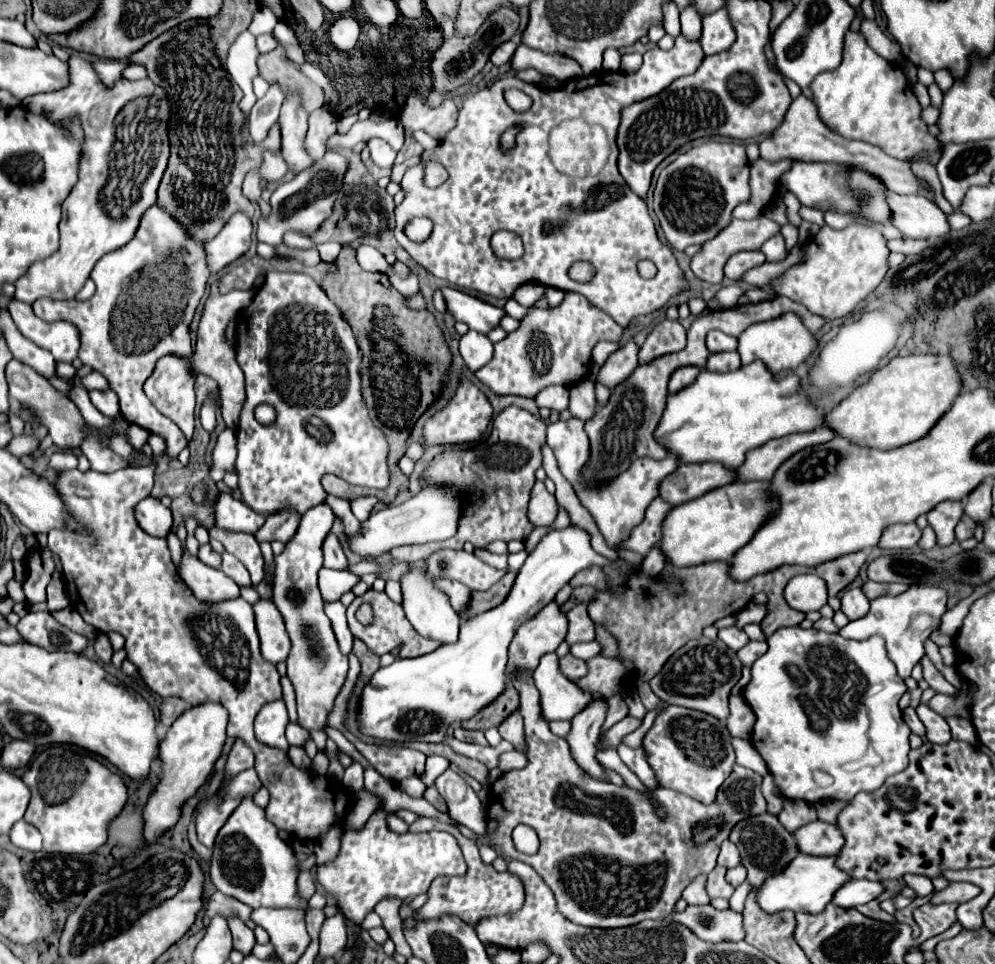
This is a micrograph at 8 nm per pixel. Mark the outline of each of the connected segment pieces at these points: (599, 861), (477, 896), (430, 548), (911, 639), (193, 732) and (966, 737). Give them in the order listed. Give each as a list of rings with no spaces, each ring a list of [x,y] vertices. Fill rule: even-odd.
[[[520,671],[512,677],[512,687],[520,693],[520,713],[524,717],[524,731],[526,731],[526,743],[528,743],[528,763],[522,769],[506,771],[502,777],[498,777],[490,789],[488,789],[488,801],[486,811],[488,819],[496,819],[498,827],[494,831],[486,831],[484,835],[478,835],[478,845],[492,847],[500,857],[518,859],[522,863],[528,863],[552,889],[558,901],[558,911],[568,917],[570,921],[584,925],[584,927],[602,927],[602,929],[614,929],[614,927],[628,927],[636,925],[644,919],[664,919],[674,913],[674,905],[680,899],[684,887],[700,873],[710,873],[716,867],[716,857],[720,851],[720,843],[728,839],[732,827],[748,819],[752,815],[766,813],[766,799],[762,795],[762,775],[754,773],[748,767],[734,765],[732,775],[724,781],[724,785],[718,791],[718,797],[714,803],[704,805],[680,791],[674,789],[656,789],[652,795],[664,805],[668,817],[662,821],[656,817],[652,803],[646,795],[628,789],[628,787],[616,787],[612,783],[596,783],[596,779],[588,779],[574,759],[570,759],[568,743],[562,737],[556,737],[548,729],[548,721],[542,717],[540,709],[540,695],[534,687],[532,673]],[[516,825],[528,825],[528,827],[540,827],[534,829],[540,837],[540,849],[536,855],[522,855],[512,845],[512,829]]]
[[[420,815],[410,825],[410,831],[412,833],[432,831],[432,829],[446,831],[446,833],[450,833],[450,835],[456,837],[468,869],[466,869],[466,873],[462,877],[438,877],[434,879],[430,885],[430,891],[428,891],[430,899],[428,899],[428,903],[422,909],[418,909],[418,917],[428,919],[428,917],[440,917],[440,915],[446,915],[448,913],[448,915],[462,917],[470,925],[476,925],[484,917],[492,917],[492,915],[498,915],[498,913],[518,911],[518,907],[524,903],[524,889],[522,889],[524,885],[512,873],[508,873],[508,871],[506,873],[498,873],[492,865],[490,867],[484,865],[482,859],[480,859],[480,853],[478,853],[476,843],[472,843],[472,839],[464,837],[456,827],[452,827],[448,823],[442,823],[438,819]]]
[[[506,407],[492,421],[490,437],[470,449],[446,449],[432,459],[428,469],[420,477],[422,487],[456,487],[458,491],[480,491],[482,499],[478,503],[468,503],[458,519],[458,531],[452,539],[442,543],[426,543],[416,547],[396,549],[390,555],[406,563],[426,559],[438,549],[462,549],[466,541],[474,547],[484,547],[490,541],[524,541],[528,539],[532,525],[526,517],[530,489],[536,481],[534,473],[542,465],[540,447],[544,445],[546,423],[540,417],[534,417],[526,409]]]
[[[912,585],[908,591],[904,591],[896,597],[884,595],[884,597],[874,599],[870,603],[870,611],[864,617],[860,617],[856,621],[850,621],[838,633],[844,639],[854,639],[854,641],[864,641],[872,635],[880,635],[886,641],[886,651],[888,651],[890,659],[894,661],[894,665],[898,669],[898,675],[902,679],[906,679],[906,677],[910,677],[912,667],[924,655],[924,641],[940,625],[940,619],[946,613],[946,601],[948,601],[948,595],[942,587]]]
[[[208,701],[186,709],[184,715],[180,715],[168,729],[164,741],[160,743],[162,777],[144,809],[144,819],[148,819],[148,843],[156,843],[164,831],[176,825],[180,817],[180,805],[190,799],[200,785],[206,783],[216,759],[222,753],[226,741],[226,725],[228,711],[224,711],[220,703]]]
[[[949,717],[947,723],[951,729],[952,739],[976,743],[976,730],[969,720],[961,717]]]

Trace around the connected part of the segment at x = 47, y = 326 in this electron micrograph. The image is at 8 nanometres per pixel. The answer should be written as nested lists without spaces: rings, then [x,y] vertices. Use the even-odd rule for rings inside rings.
[[[12,301],[8,307],[16,327],[24,337],[34,341],[36,345],[48,349],[56,361],[66,361],[72,363],[76,359],[80,341],[78,341],[78,331],[74,325],[66,321],[56,321],[56,323],[46,323],[40,317],[34,315],[32,307],[20,301]]]

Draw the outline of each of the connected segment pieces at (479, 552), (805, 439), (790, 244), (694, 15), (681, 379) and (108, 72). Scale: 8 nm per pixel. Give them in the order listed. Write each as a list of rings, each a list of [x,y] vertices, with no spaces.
[[[476,549],[474,553],[476,553],[476,557],[480,557],[484,563],[488,563],[488,565],[492,565],[492,567],[496,567],[496,569],[502,569],[502,571],[508,569],[508,557],[506,557],[506,555],[494,555],[494,553],[488,553],[486,549]]]
[[[818,427],[810,433],[794,433],[786,435],[774,441],[768,441],[766,445],[752,449],[746,455],[746,461],[742,467],[738,467],[738,481],[768,481],[776,473],[776,469],[796,451],[820,443],[828,443],[836,437],[836,431],[830,427]]]
[[[787,224],[781,227],[780,233],[785,240],[786,247],[789,253],[789,250],[791,250],[798,242],[798,228],[793,225]]]
[[[688,5],[682,11],[680,21],[682,21],[682,33],[688,35],[688,39],[700,37],[700,33],[702,33],[702,13],[694,5]]]
[[[680,367],[678,371],[674,371],[672,379],[670,379],[670,385],[668,385],[670,393],[678,393],[680,389],[692,385],[696,381],[698,373],[700,373],[700,369],[696,369],[696,367]]]
[[[100,59],[94,63],[96,73],[100,75],[100,79],[104,79],[104,83],[108,83],[112,87],[112,83],[122,77],[122,71],[130,65],[130,61],[120,61],[120,59]]]

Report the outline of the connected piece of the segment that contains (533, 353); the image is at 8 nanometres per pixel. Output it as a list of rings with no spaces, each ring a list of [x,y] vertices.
[[[564,293],[564,301],[558,307],[552,309],[536,309],[530,307],[530,313],[520,321],[520,329],[514,333],[508,333],[506,339],[494,345],[494,357],[490,363],[486,363],[482,369],[478,369],[474,375],[490,387],[496,395],[520,395],[534,399],[544,387],[550,385],[576,385],[582,379],[586,379],[592,367],[592,349],[598,341],[620,341],[624,329],[612,321],[610,315],[604,315],[592,307],[592,303],[584,301],[580,293]]]

